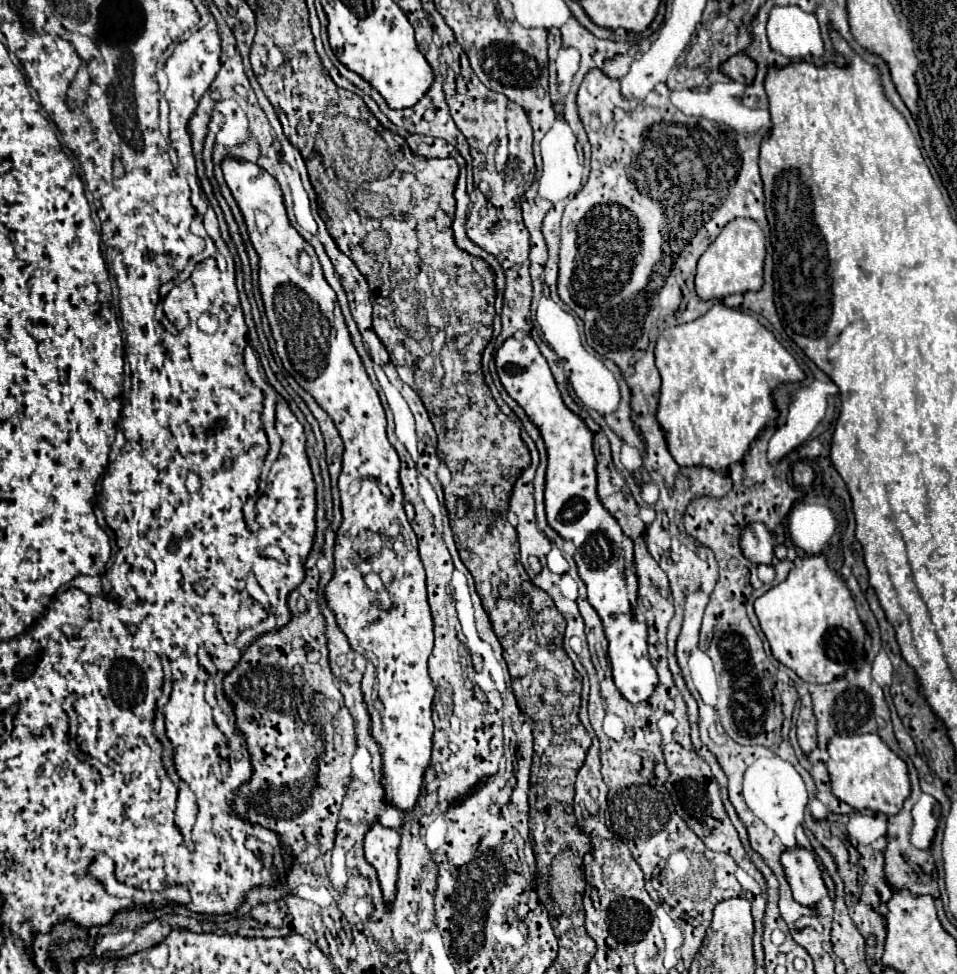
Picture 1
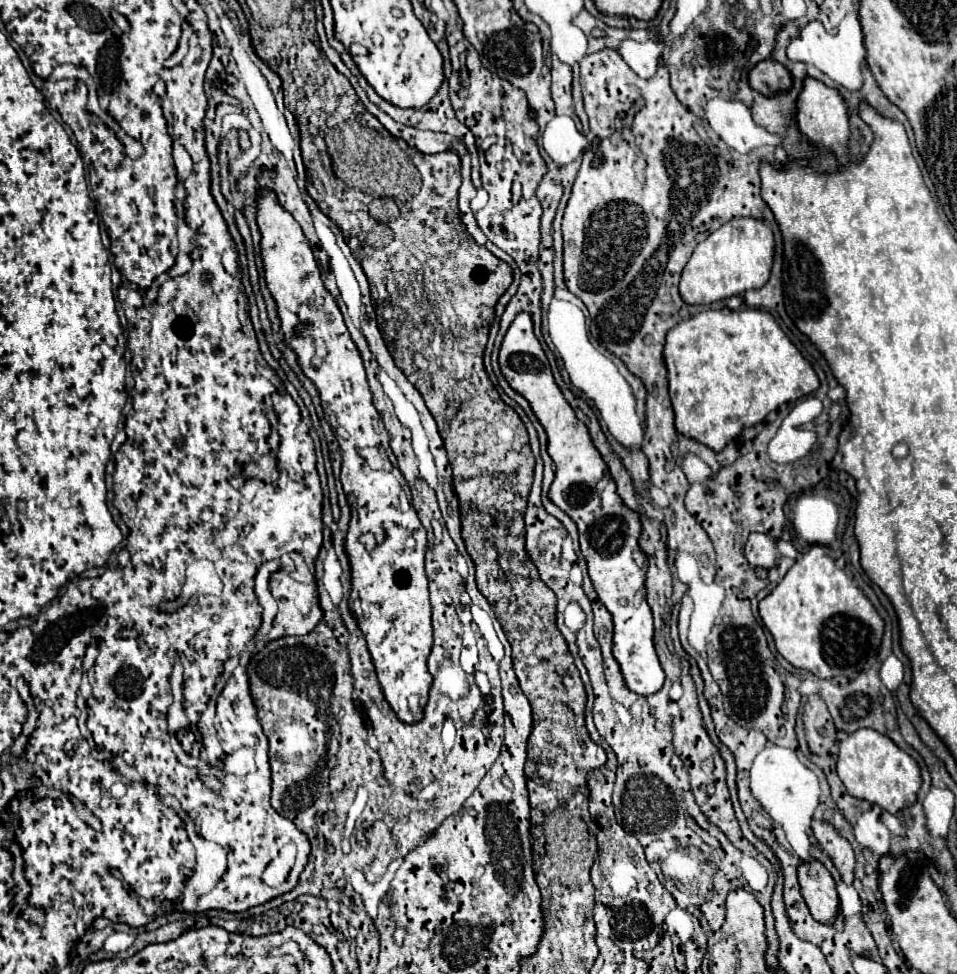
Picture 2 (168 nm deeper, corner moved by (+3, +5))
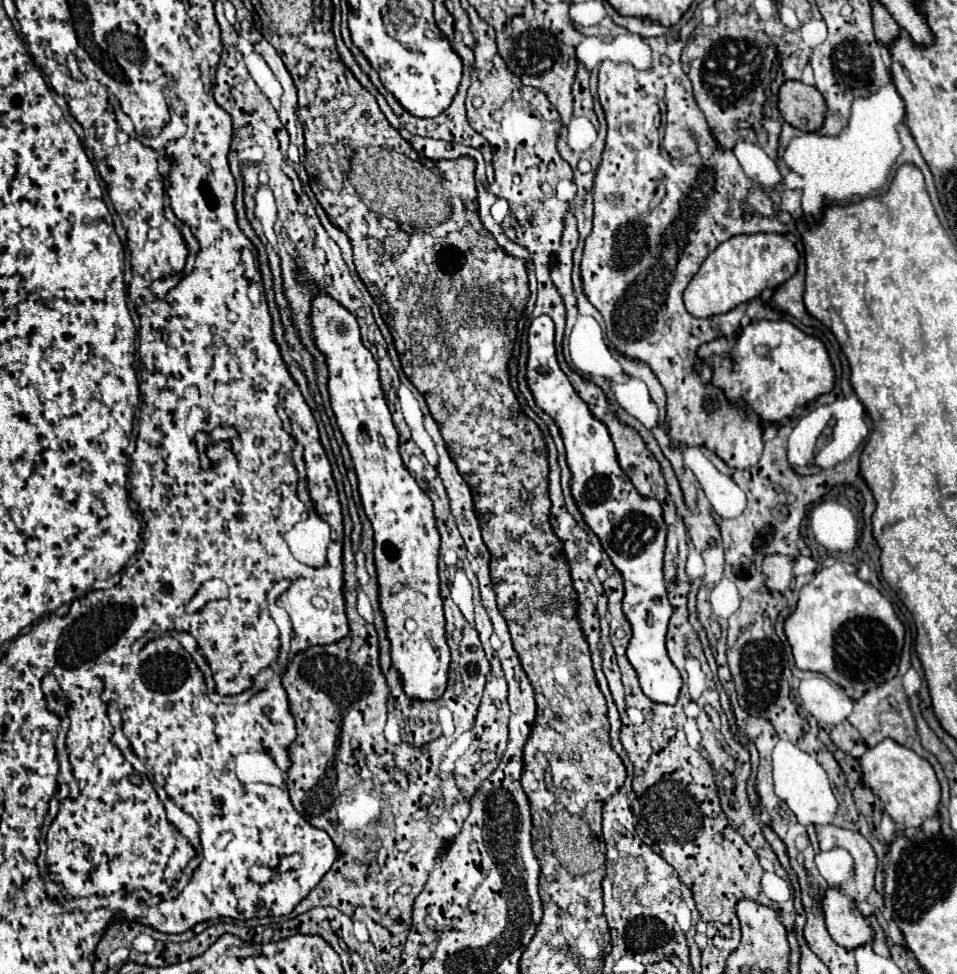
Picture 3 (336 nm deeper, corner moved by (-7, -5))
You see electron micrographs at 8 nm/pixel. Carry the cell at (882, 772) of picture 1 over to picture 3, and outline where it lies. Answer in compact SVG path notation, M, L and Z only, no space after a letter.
M893 739L881 741L861 757L863 783L871 787L885 803L885 811L893 821L905 827L921 827L923 819L935 817L941 801L941 785L931 763L919 757L915 751L895 743Z

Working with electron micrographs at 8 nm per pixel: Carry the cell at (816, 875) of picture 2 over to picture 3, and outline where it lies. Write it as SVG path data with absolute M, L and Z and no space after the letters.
M827 889L823 899L823 913L827 931L833 941L845 949L855 949L875 939L869 919L863 917L853 899L837 889Z

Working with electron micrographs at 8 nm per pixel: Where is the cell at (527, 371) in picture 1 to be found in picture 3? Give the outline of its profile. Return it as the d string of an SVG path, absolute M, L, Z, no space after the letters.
M549 315L535 317L529 327L529 359L527 381L537 405L549 413L561 429L567 465L573 473L571 491L581 509L587 525L597 533L605 553L613 565L621 571L625 581L623 613L633 627L633 637L627 647L627 657L637 671L643 693L657 703L675 705L681 691L681 675L671 663L665 649L667 623L673 607L665 593L663 583L663 551L667 525L663 521L661 503L657 499L643 499L625 471L619 467L611 435L595 415L591 415L587 403L571 387L571 381L561 371L555 355L555 325Z

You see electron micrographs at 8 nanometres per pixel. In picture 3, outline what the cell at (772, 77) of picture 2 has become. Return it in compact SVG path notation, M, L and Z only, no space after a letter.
M787 81L779 89L779 111L789 125L801 131L819 131L827 105L815 87L801 81Z

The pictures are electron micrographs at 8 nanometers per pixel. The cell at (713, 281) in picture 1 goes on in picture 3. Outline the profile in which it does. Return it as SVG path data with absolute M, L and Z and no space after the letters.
M777 233L739 235L721 243L701 265L685 289L685 307L693 317L713 317L731 311L741 303L749 303L765 289L775 289L795 275L799 251L795 245Z

